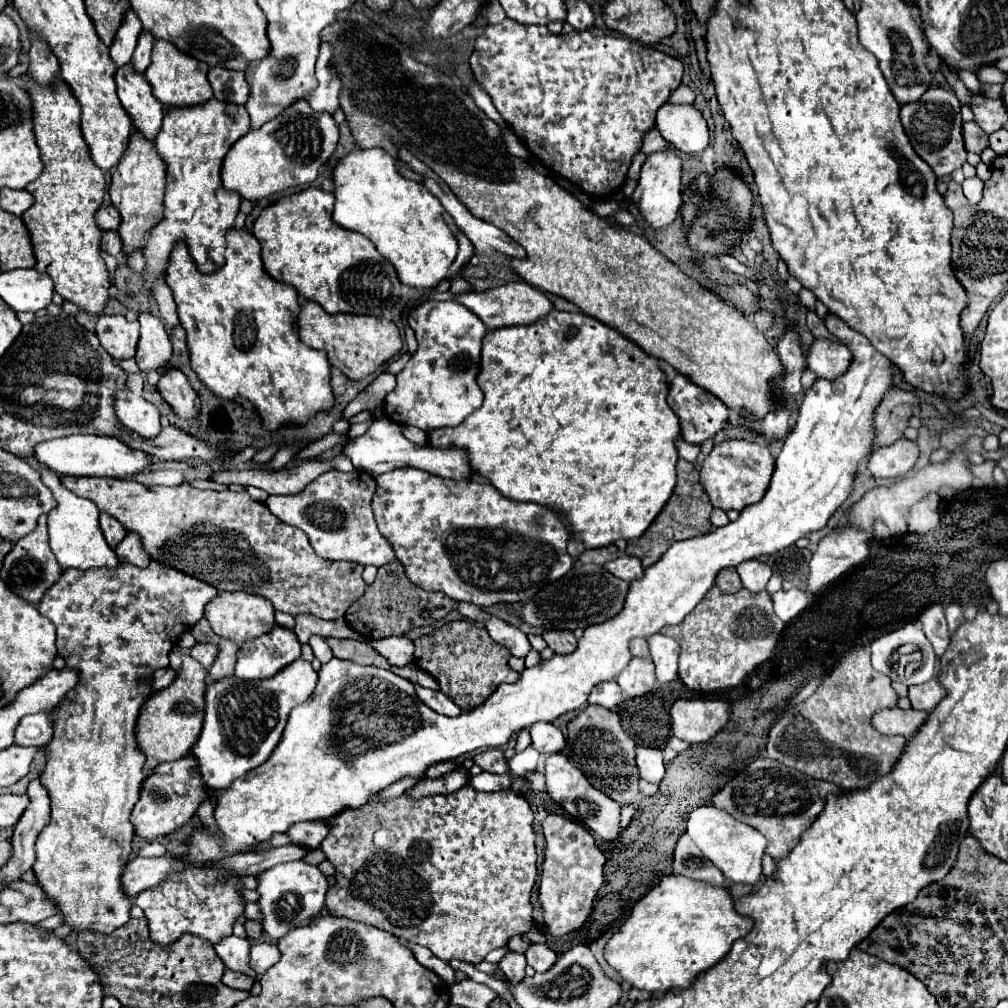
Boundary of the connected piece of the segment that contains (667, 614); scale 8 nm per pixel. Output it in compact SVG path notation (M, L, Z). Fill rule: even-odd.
M829 312L825 316L825 326L835 338L839 338L851 350L853 360L847 372L841 374L837 380L819 378L813 382L811 388L805 390L797 424L791 430L791 434L785 438L783 450L775 460L775 472L773 472L771 484L761 502L751 504L749 508L743 508L741 516L735 522L729 522L727 526L715 528L713 532L703 536L673 542L671 548L665 552L665 556L661 556L657 564L645 570L643 578L631 582L625 598L625 606L617 616L613 616L603 624L585 628L575 652L555 654L551 660L541 660L537 666L527 668L521 674L519 682L501 684L493 692L489 702L469 712L463 712L457 718L445 718L425 708L425 704L417 700L417 694L413 692L411 682L389 670L379 670L377 666L361 666L351 660L331 658L327 664L321 666L319 682L311 698L291 710L283 738L279 746L273 750L273 756L265 764L261 764L261 768L255 768L243 778L237 778L223 794L219 794L215 818L225 838L219 840L205 832L193 834L193 838L189 840L189 852L185 854L185 860L191 862L193 868L169 876L155 890L145 890L135 898L135 904L143 908L145 918L149 920L149 928L159 936L179 936L179 934L191 932L213 944L219 938L229 936L235 918L243 912L243 906L245 906L245 902L237 894L241 886L235 882L217 880L225 876L229 878L237 878L237 876L229 872L215 872L215 870L201 868L205 862L221 860L227 854L247 852L255 844L269 840L273 832L285 832L295 822L323 820L341 812L343 808L359 808L375 792L387 788L389 784L397 782L403 776L423 778L425 770L431 764L457 758L477 748L499 748L511 738L511 734L517 734L519 730L539 720L555 722L559 716L571 710L581 710L587 704L587 698L595 684L615 680L621 674L621 670L629 664L631 660L629 640L637 636L657 634L667 624L679 624L697 606L697 602L709 592L719 570L729 566L739 566L745 560L753 560L765 554L775 554L795 544L799 538L805 538L811 532L825 528L833 512L851 494L859 462L873 454L875 410L881 404L883 396L891 388L895 388L893 384L895 378L901 378L901 370L895 368L893 362L889 362L881 352L877 352L863 334L855 332L843 320L839 320L839 316Z

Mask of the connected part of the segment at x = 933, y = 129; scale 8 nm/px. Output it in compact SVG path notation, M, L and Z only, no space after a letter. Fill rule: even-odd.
M929 88L929 92L913 102L901 106L901 122L905 128L905 134L911 140L913 150L921 160L925 160L937 178L949 176L953 170L961 168L965 164L965 148L961 140L961 102L957 100L955 92L945 88Z

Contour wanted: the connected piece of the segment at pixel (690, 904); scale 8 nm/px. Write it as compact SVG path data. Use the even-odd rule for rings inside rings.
M669 874L633 906L625 924L609 938L605 960L633 988L653 996L675 988L689 990L705 970L727 956L733 942L743 938L749 926L751 920L735 912L727 888Z

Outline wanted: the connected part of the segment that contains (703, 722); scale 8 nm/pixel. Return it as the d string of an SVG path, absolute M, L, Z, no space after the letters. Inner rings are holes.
M696 698L679 699L671 708L671 732L689 744L707 742L729 720L729 704L723 700Z

